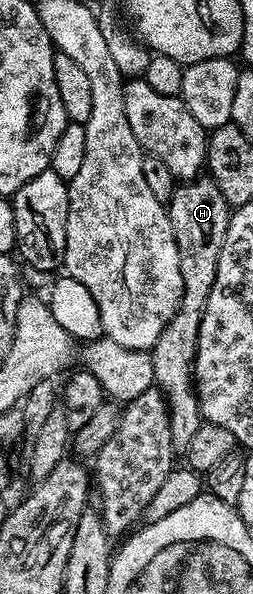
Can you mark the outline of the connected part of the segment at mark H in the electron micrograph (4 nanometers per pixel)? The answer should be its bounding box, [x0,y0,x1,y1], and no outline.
[149,176,231,452]

